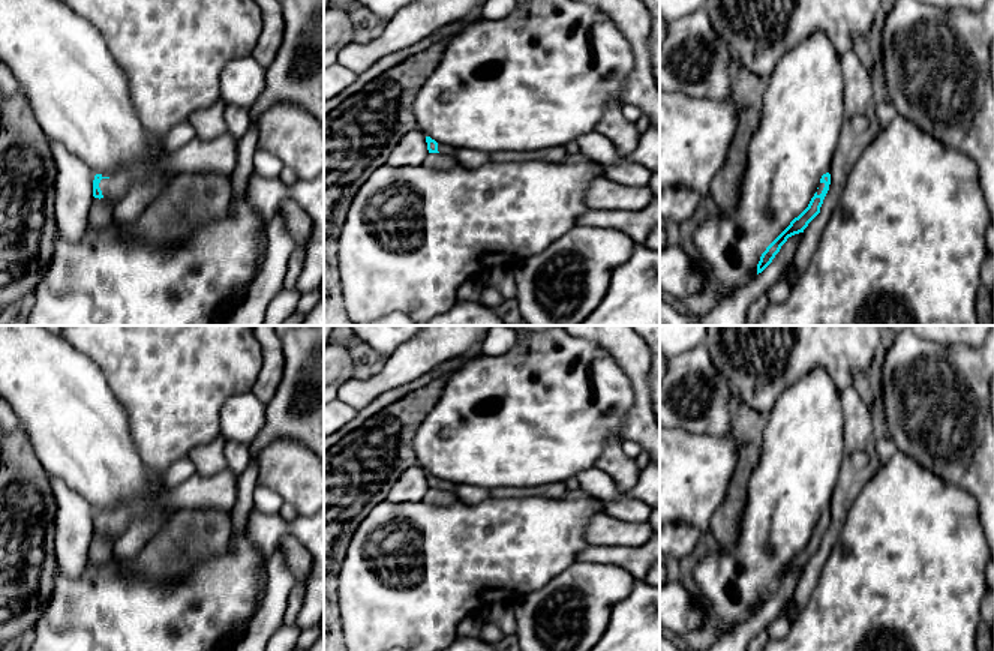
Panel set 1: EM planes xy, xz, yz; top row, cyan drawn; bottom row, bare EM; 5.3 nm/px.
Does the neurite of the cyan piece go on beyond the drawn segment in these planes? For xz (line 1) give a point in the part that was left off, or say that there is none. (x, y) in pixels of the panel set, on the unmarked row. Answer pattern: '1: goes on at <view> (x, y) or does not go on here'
1: does not go on here

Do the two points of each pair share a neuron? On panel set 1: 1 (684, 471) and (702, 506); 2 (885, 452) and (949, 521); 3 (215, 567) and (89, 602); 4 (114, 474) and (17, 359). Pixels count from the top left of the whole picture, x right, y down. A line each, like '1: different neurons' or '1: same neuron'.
1: same neuron
2: different neurons
3: same neuron
4: same neuron

